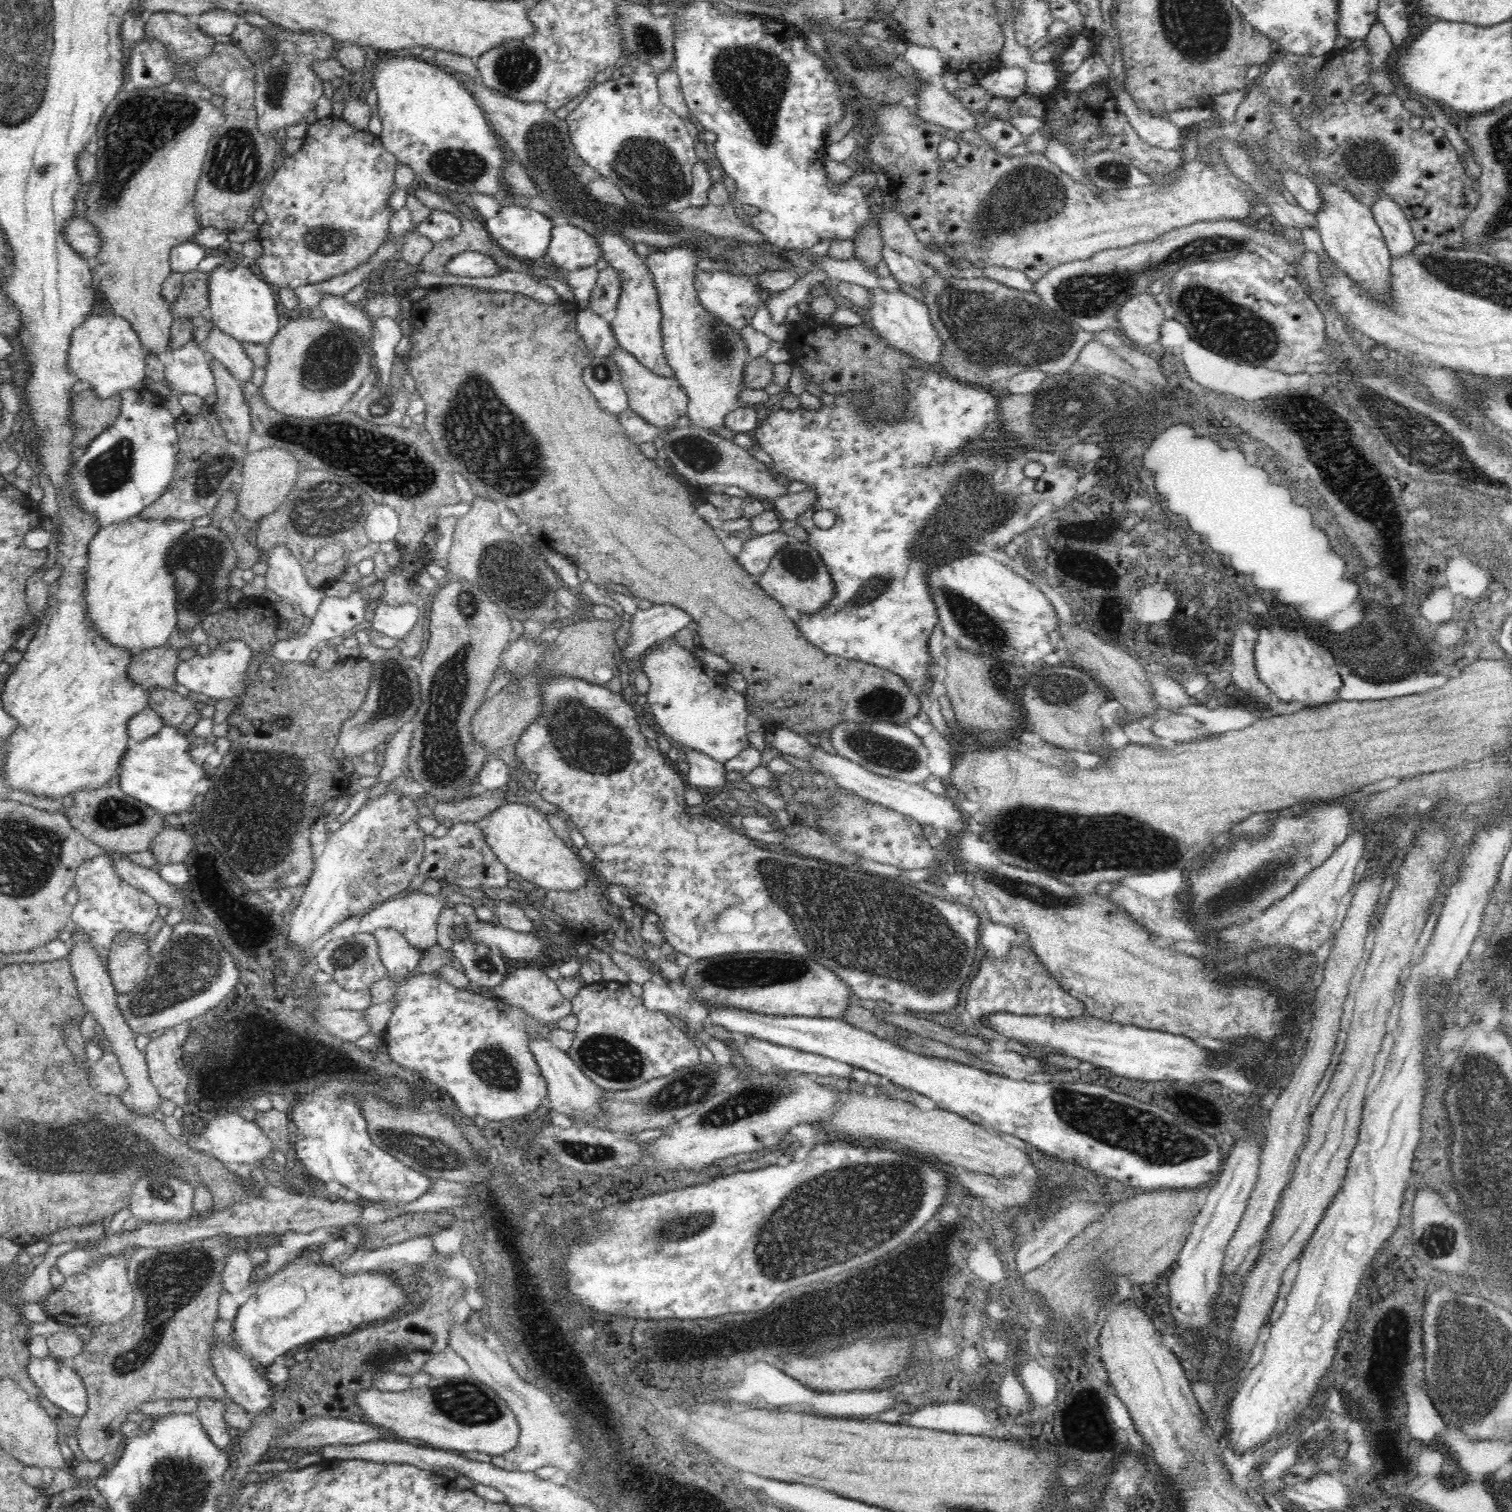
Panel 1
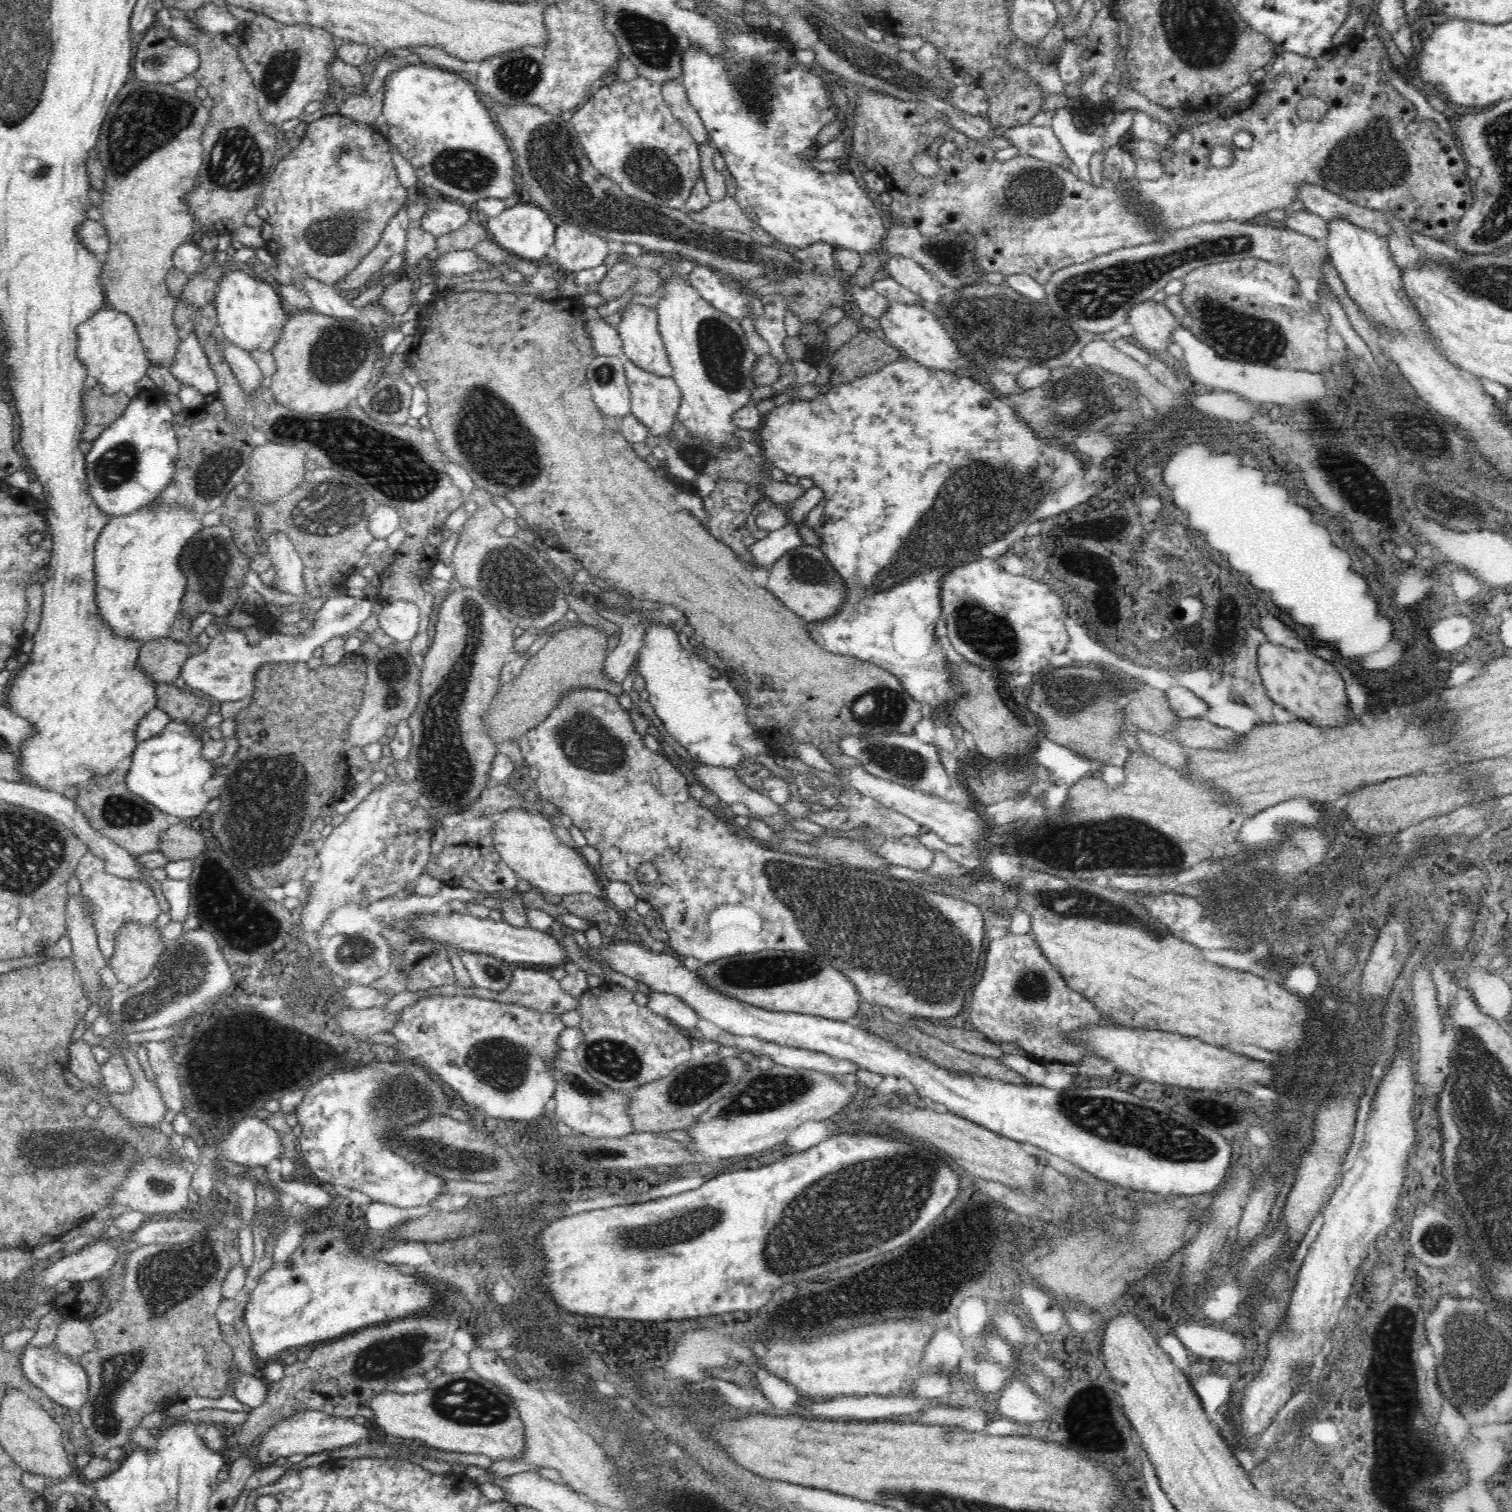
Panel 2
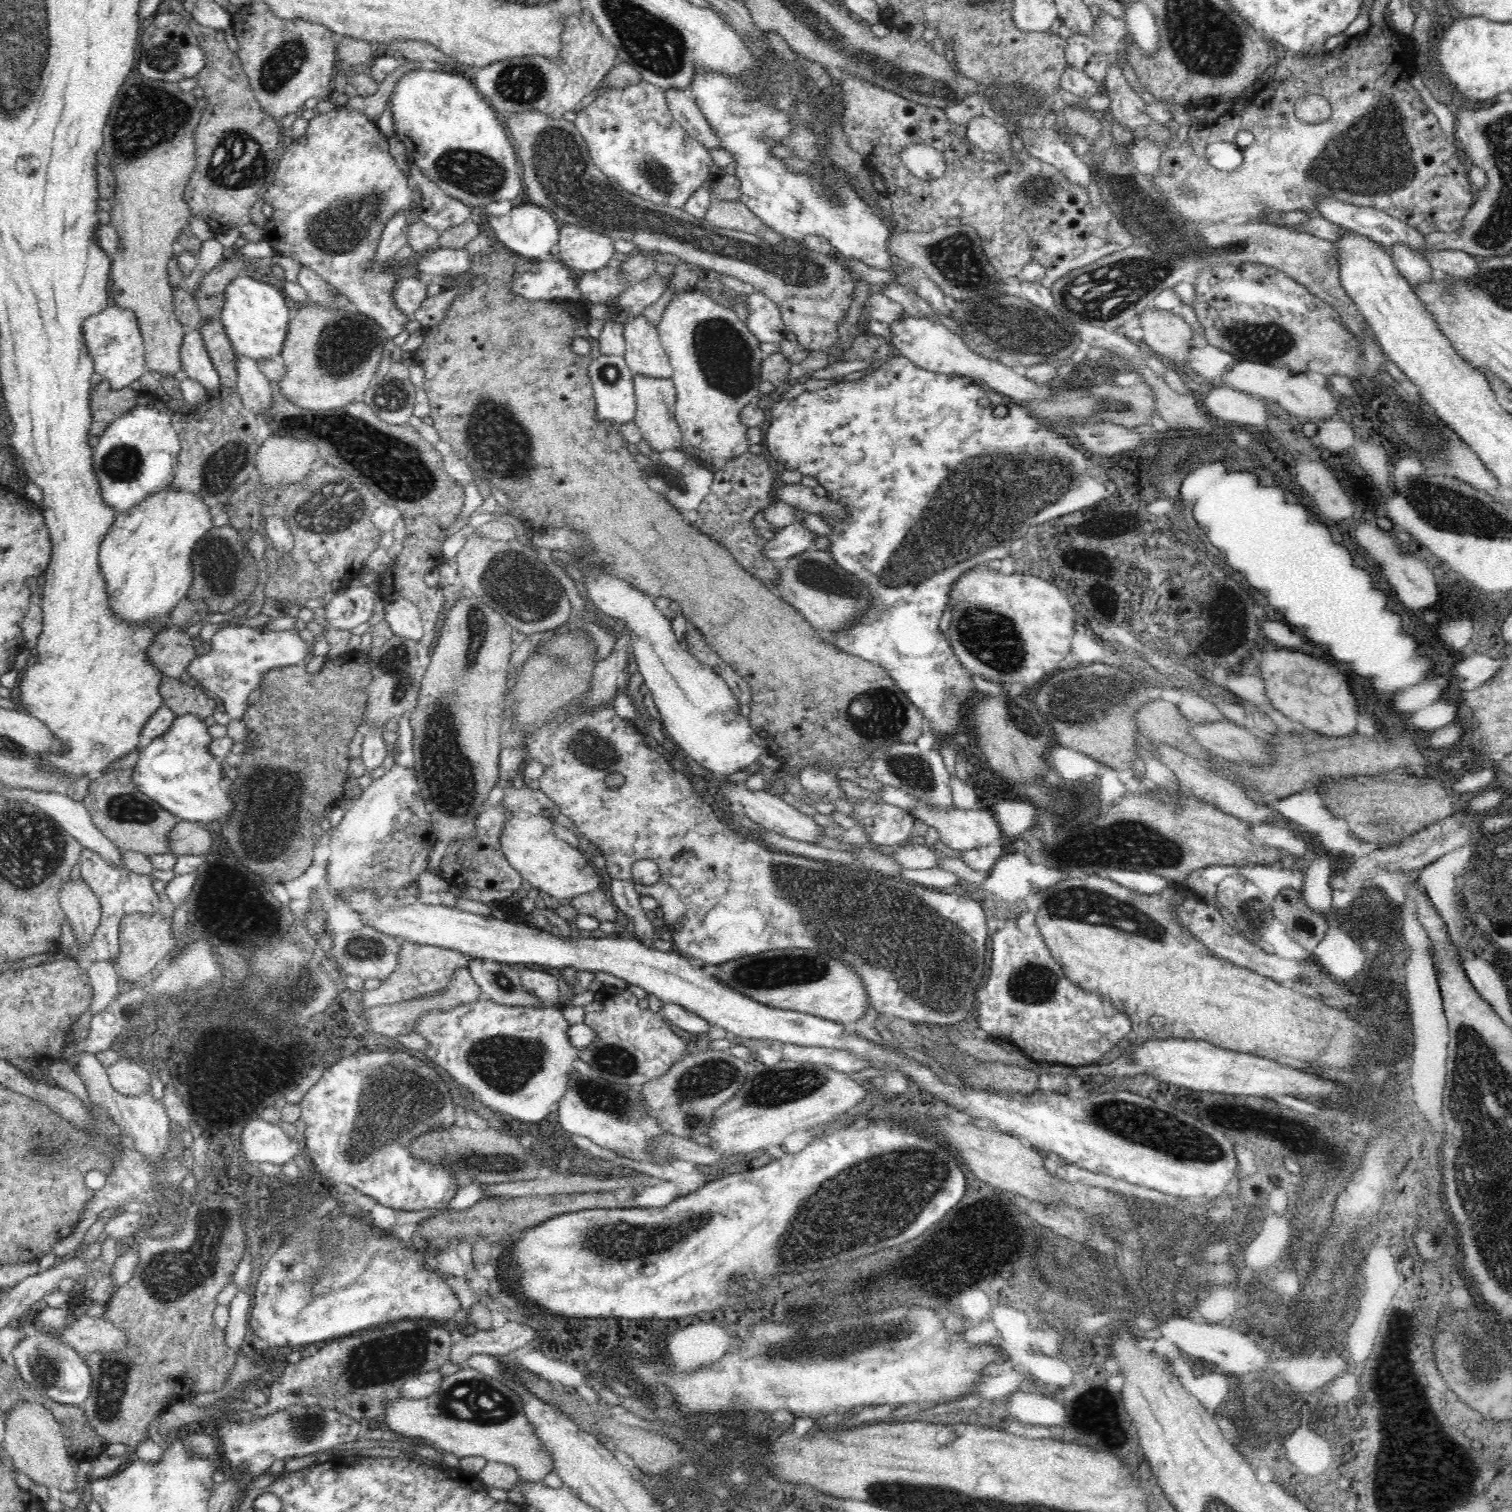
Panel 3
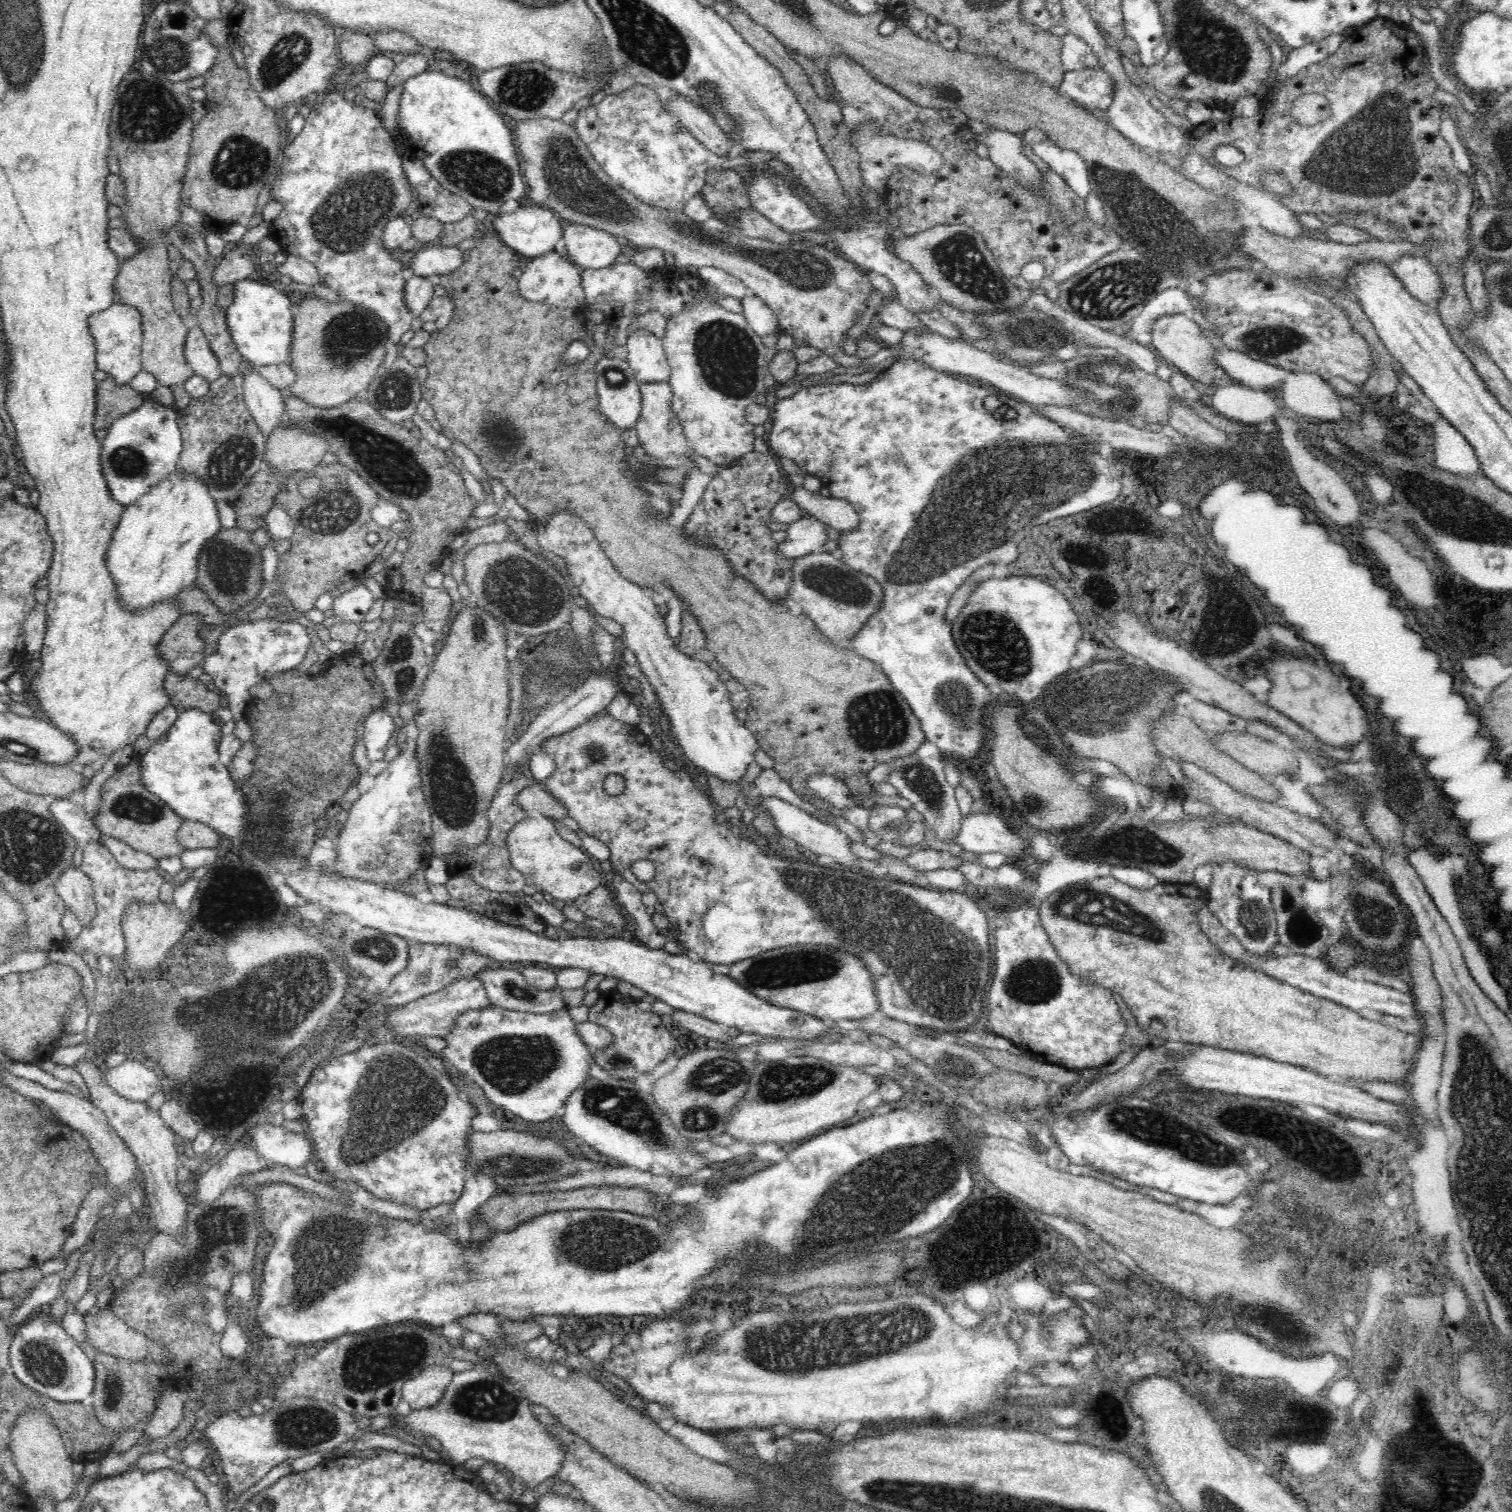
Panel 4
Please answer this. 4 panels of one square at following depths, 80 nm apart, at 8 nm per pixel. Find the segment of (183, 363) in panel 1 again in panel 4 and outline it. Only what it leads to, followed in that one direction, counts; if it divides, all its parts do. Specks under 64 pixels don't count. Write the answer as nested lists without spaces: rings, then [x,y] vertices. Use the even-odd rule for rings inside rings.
[[[199,326],[189,330],[184,354],[194,375],[198,375],[210,383],[218,380],[221,376],[217,356],[212,352],[208,339]]]

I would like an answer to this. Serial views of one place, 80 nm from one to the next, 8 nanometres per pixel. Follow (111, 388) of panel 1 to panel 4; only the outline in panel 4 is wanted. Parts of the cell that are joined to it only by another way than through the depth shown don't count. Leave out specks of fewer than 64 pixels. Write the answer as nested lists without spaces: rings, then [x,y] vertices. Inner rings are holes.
[[[112,303],[106,310],[90,315],[88,326],[96,347],[97,369],[107,372],[116,385],[128,385],[142,370],[143,328],[141,312],[128,304]]]

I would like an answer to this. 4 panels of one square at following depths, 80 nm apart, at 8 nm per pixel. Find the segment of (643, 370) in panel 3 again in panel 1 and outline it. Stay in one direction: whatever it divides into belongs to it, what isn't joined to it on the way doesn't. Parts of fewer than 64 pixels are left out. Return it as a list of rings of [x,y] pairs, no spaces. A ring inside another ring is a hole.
[[[592,231],[591,235],[597,240],[601,248],[601,258],[608,261],[610,267],[617,270],[621,278],[621,293],[617,307],[609,316],[614,334],[619,346],[634,355],[642,365],[650,369],[657,376],[675,377],[672,367],[666,360],[663,349],[663,336],[657,288],[655,281],[648,278],[649,268],[645,258],[634,251],[632,243],[618,233]]]

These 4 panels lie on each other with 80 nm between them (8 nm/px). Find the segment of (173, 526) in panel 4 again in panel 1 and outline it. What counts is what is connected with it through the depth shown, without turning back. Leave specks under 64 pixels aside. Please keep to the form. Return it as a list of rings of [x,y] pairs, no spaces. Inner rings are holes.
[[[134,516],[121,524],[114,524],[98,530],[87,548],[87,569],[83,595],[86,612],[93,627],[112,646],[130,650],[136,654],[148,648],[158,648],[167,644],[172,632],[177,628],[177,594],[175,577],[166,566],[166,555],[172,545],[188,530],[192,521],[174,519],[144,520]]]

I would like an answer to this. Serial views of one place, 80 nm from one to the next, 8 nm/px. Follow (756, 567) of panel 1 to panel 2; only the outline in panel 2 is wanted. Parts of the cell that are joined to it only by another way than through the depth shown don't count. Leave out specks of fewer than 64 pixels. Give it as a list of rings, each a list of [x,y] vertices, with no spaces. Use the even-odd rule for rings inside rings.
[[[791,522],[776,531],[770,531],[766,538],[757,540],[750,548],[752,560],[757,566],[770,568],[784,553],[804,545],[799,530]]]

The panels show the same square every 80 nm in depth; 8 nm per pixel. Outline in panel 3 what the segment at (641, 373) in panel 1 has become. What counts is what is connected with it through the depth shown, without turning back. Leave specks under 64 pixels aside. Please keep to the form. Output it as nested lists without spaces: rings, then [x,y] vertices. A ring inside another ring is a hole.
[[[633,373],[634,391],[636,392],[636,416],[635,424],[640,428],[643,439],[648,442],[652,450],[661,454],[669,450],[679,450],[684,446],[690,446],[684,441],[681,429],[674,416],[674,404],[677,399],[671,378],[656,379],[650,376]]]

